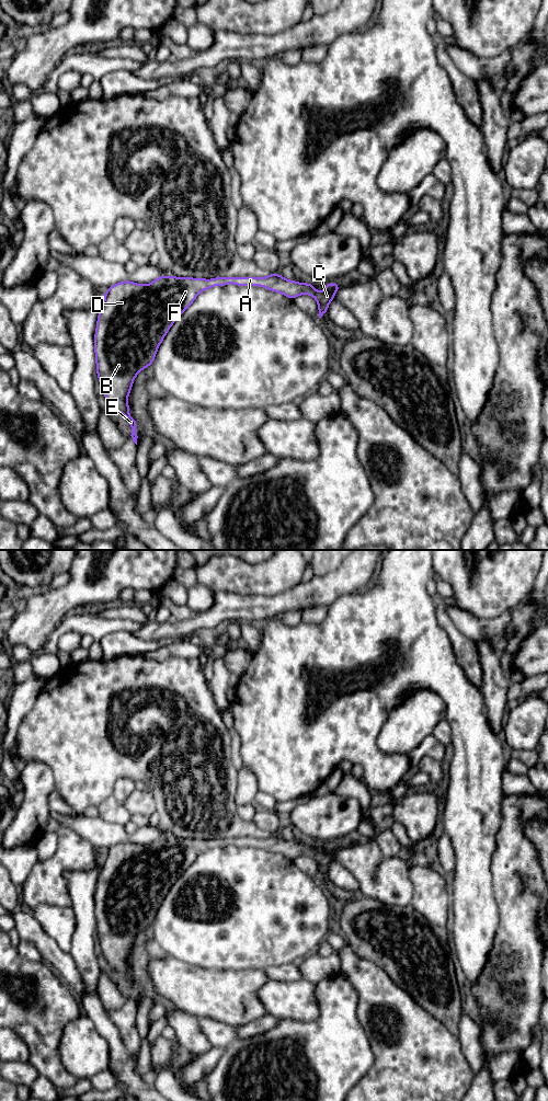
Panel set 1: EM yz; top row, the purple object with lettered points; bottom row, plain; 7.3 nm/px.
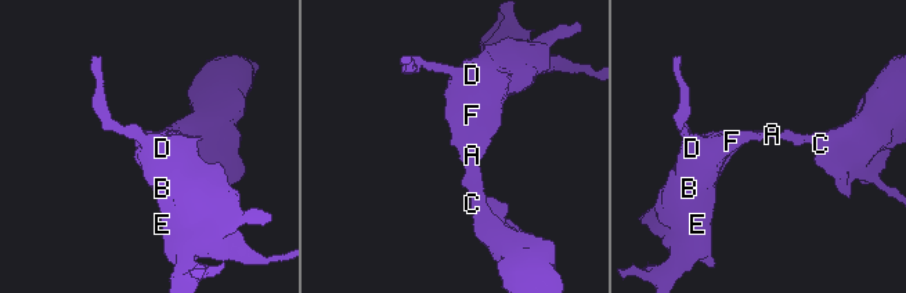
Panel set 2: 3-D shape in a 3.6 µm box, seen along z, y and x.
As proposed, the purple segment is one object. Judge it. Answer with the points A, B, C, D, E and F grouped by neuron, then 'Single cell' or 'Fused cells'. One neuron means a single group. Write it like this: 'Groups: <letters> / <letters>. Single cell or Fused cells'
Groups: A B C D E F. Single cell

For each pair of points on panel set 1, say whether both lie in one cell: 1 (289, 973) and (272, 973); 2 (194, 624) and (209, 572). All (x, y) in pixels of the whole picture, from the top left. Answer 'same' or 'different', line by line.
1: same
2: different

